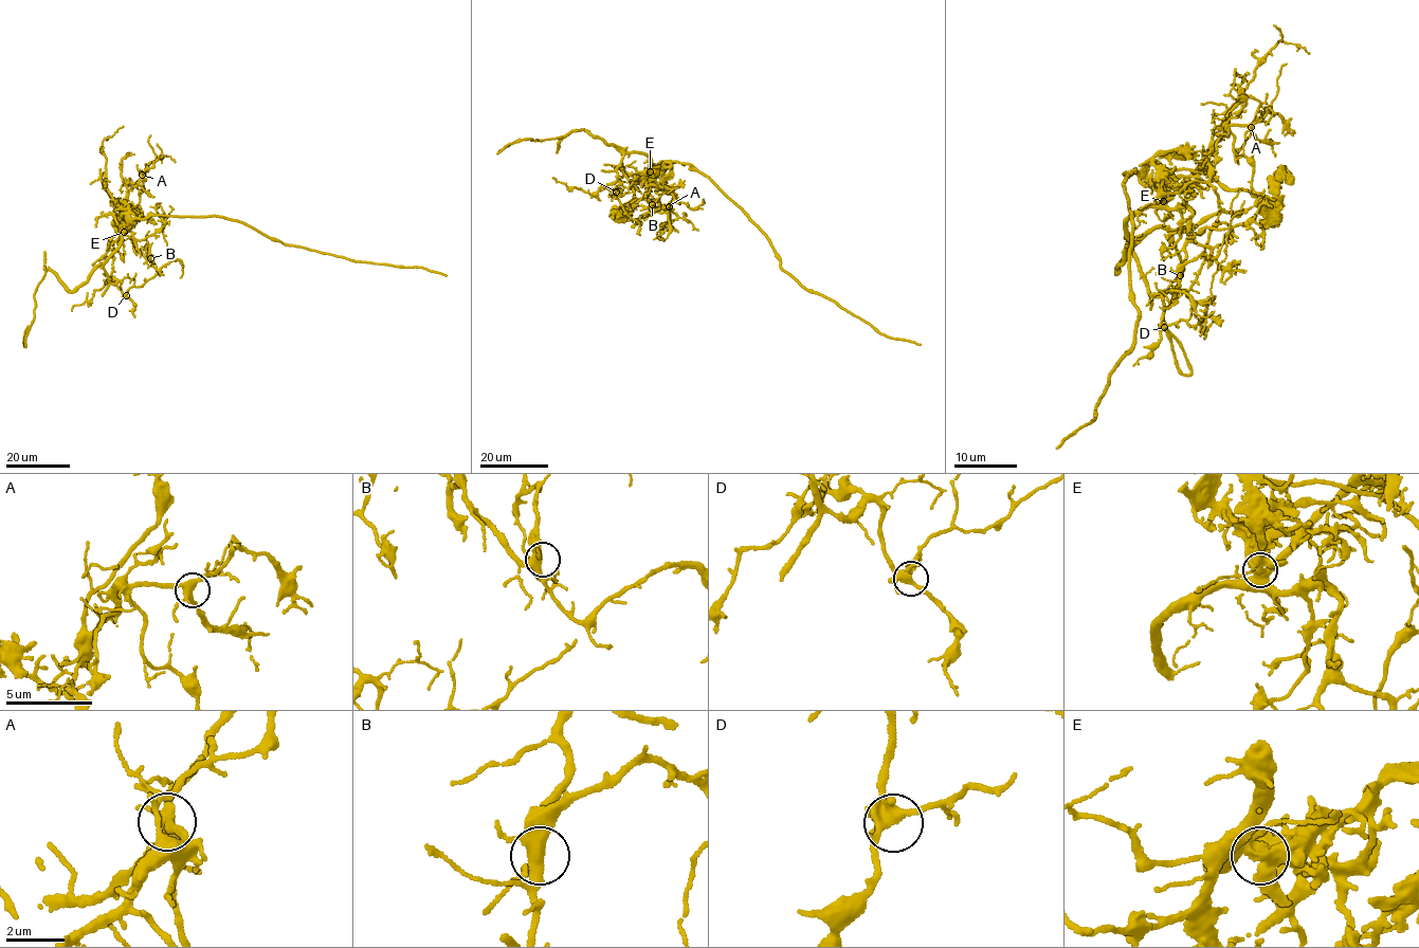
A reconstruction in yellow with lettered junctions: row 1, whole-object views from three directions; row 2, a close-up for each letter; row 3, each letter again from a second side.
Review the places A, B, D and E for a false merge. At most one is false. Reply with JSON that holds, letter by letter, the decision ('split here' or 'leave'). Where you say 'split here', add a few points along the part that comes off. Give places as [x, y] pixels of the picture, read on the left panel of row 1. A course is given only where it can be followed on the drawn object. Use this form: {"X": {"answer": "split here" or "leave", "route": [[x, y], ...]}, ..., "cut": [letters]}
{"A": {"answer": "leave"}, "B": {"answer": "leave"}, "D": {"answer": "leave"}, "E": {"answer": "split here", "route": [[124, 232], [127, 222], [151, 215], [220, 216], [236, 220], [286, 244], [353, 260], [416, 267], [446, 275]]}, "cut": ["E"]}

